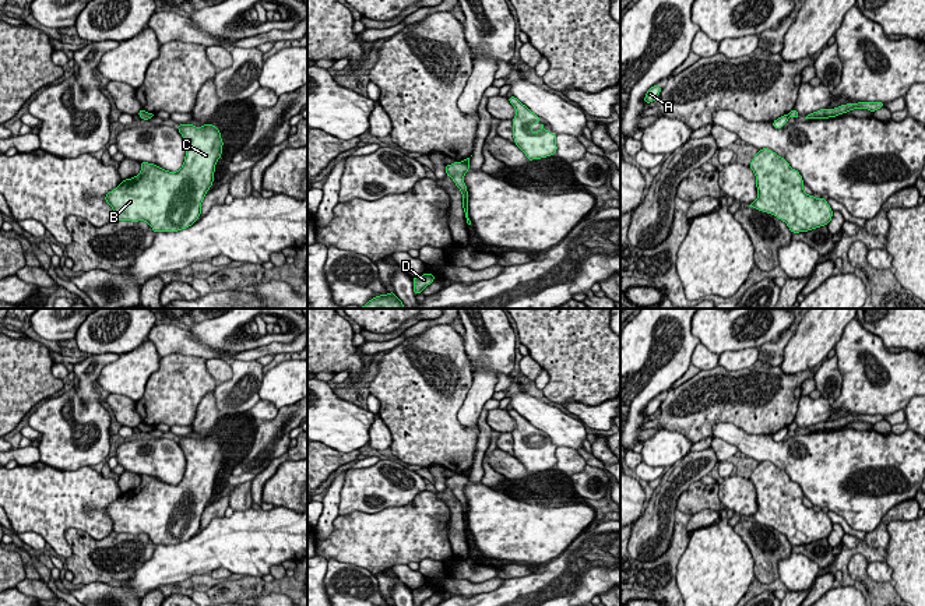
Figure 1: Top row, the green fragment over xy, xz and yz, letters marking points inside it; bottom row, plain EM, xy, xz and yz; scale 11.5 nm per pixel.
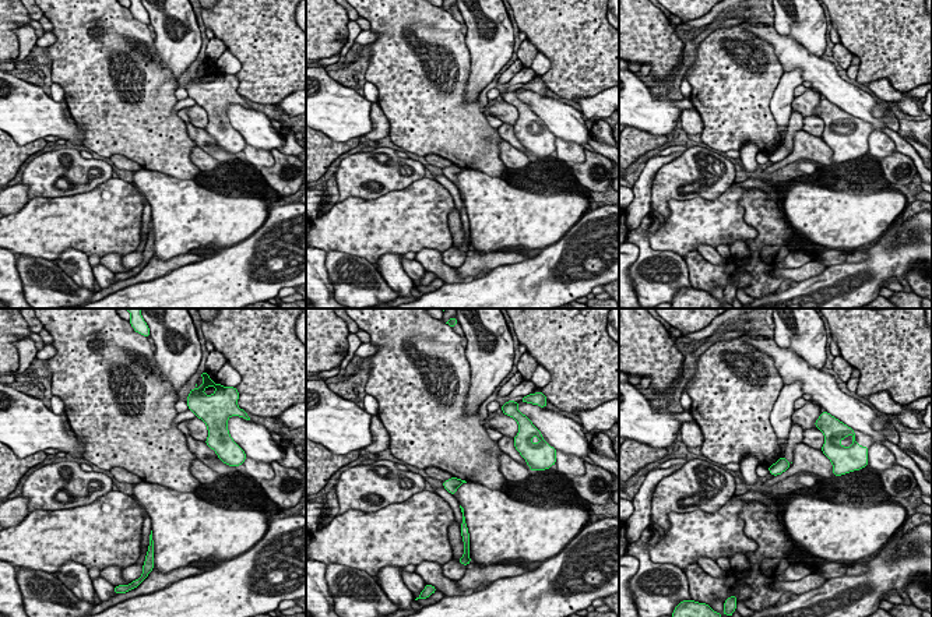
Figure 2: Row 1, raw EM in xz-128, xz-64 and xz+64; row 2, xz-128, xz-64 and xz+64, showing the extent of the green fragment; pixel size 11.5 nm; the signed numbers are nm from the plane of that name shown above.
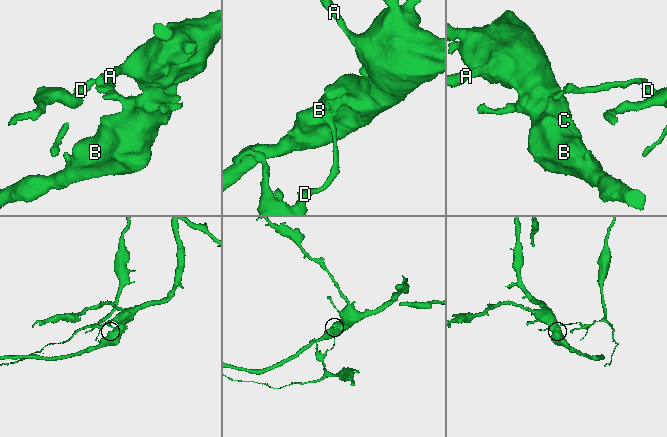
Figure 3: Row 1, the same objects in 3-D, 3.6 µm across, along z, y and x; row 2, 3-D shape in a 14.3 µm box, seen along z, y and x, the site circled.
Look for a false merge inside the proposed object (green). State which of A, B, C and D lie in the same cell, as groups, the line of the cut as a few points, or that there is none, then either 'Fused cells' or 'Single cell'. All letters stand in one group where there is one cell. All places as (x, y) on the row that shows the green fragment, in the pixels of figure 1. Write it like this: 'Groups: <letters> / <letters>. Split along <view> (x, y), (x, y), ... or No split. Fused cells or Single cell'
Groups: A B C / D. Split along xz (461, 162), (467, 164). Fused cells

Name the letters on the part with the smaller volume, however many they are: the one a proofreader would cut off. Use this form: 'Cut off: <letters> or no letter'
Cut off: D

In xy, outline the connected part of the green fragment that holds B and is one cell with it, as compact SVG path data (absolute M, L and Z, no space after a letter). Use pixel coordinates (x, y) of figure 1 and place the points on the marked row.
M179 124L177 130L186 144L182 168L169 172L141 162L137 176L123 180L105 195L115 221L144 221L158 233L186 229L198 219L224 141L214 124Z

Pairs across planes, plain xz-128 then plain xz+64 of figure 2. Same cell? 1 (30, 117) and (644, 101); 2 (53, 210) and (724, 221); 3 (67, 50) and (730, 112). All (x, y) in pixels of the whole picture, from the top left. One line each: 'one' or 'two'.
1: one
2: one
3: one

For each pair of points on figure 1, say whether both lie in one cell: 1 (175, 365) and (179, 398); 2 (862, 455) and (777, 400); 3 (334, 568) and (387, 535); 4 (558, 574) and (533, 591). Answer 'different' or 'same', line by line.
1: same
2: different
3: different
4: same

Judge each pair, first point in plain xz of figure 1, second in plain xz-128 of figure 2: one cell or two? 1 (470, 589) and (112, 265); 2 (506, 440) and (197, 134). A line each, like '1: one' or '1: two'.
1: one
2: one

